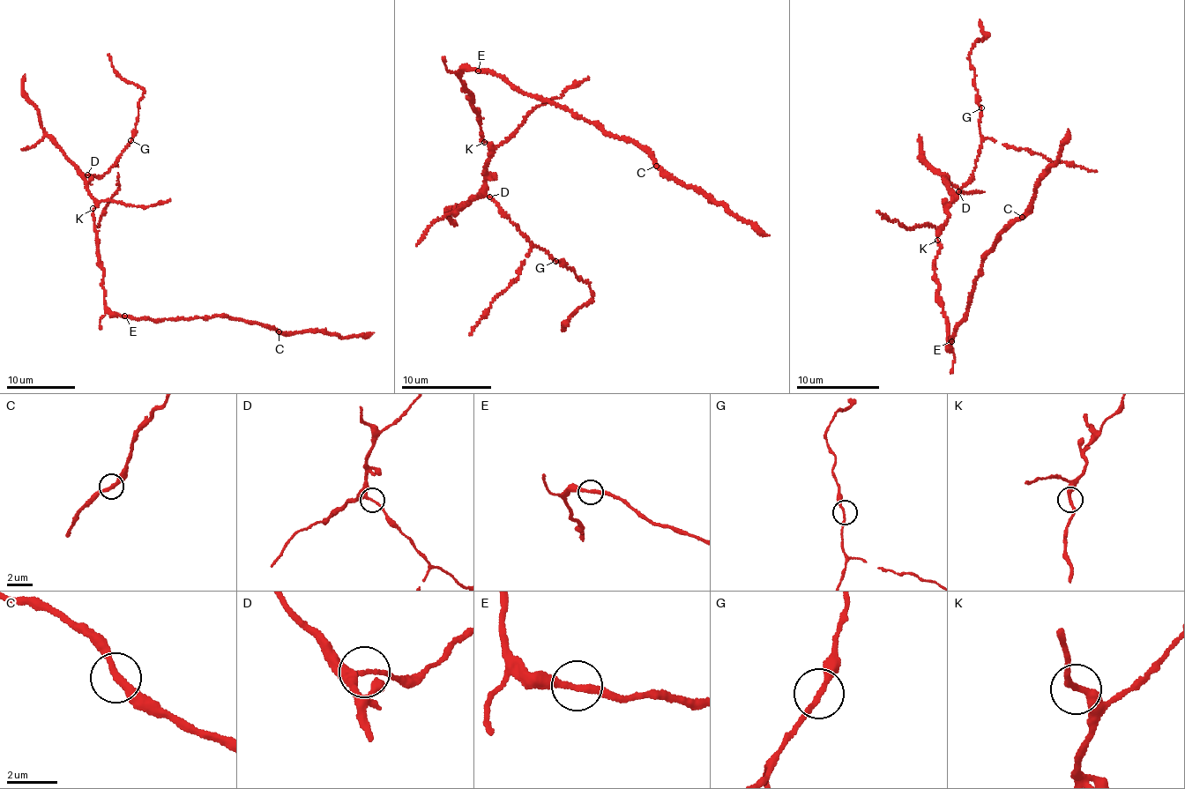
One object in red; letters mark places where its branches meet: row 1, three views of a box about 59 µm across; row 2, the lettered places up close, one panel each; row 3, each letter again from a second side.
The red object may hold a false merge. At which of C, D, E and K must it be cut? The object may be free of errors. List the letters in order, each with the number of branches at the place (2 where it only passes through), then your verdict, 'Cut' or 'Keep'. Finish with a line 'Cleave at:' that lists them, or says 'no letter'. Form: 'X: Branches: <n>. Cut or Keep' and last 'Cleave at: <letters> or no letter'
C: Branches: 2. Keep
D: Branches: 2. Keep
E: Branches: 2. Keep
K: Branches: 2. Keep
Cleave at: no letter

